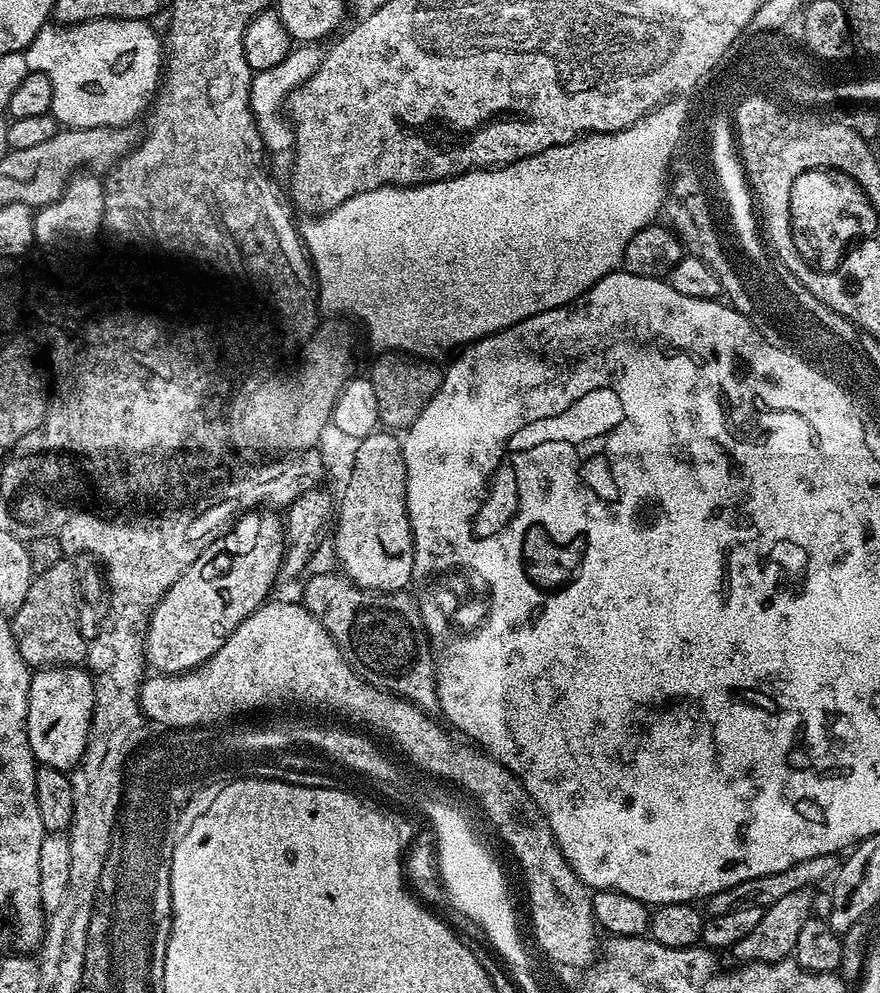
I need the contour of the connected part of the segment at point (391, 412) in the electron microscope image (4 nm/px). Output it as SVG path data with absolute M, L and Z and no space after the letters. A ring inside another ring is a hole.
M384 352L381 357L373 366L370 379L374 391L378 393L378 410L383 427L388 430L407 430L422 414L422 410L426 410L430 398L438 394L444 381L444 372L436 365L439 363L422 356Z

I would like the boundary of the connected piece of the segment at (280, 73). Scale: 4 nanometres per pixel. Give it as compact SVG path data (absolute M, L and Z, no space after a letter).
M302 44L293 47L286 58L277 66L269 70L257 72L253 75L251 86L251 110L255 114L255 122L265 149L272 154L275 152L291 151L295 147L295 131L287 117L281 116L281 112L287 103L288 96L299 86L313 76L314 70L321 64L323 51L316 49L312 44Z

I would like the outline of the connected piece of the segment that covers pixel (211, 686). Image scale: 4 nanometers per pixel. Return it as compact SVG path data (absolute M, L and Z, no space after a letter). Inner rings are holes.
M279 598L273 602L265 602L253 610L236 627L222 650L211 656L201 667L174 677L145 679L140 688L140 698L145 702L145 709L147 706L157 722L168 728L189 730L215 725L224 720L223 716L232 716L235 712L252 712L255 708L280 708L283 704L301 704L304 708L325 708L328 712L341 712L344 716L353 716L354 719L385 732L417 764L417 769L433 777L461 784L484 807L489 822L508 843L509 850L516 855L516 860L524 871L524 884L528 887L526 908L530 913L530 932L532 936L536 935L537 946L556 964L587 969L598 956L598 929L592 913L590 889L566 862L546 818L541 814L540 807L530 798L523 782L483 751L473 750L471 747L460 749L450 737L443 736L416 705L380 691L363 680L348 664L348 659L344 657L334 638L316 620L314 614L307 611L303 603Z

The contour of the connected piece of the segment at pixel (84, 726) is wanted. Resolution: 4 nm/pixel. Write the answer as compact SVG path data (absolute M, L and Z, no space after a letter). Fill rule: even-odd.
M57 666L37 671L28 695L28 741L37 765L72 770L83 758L95 706L91 674L80 666Z

